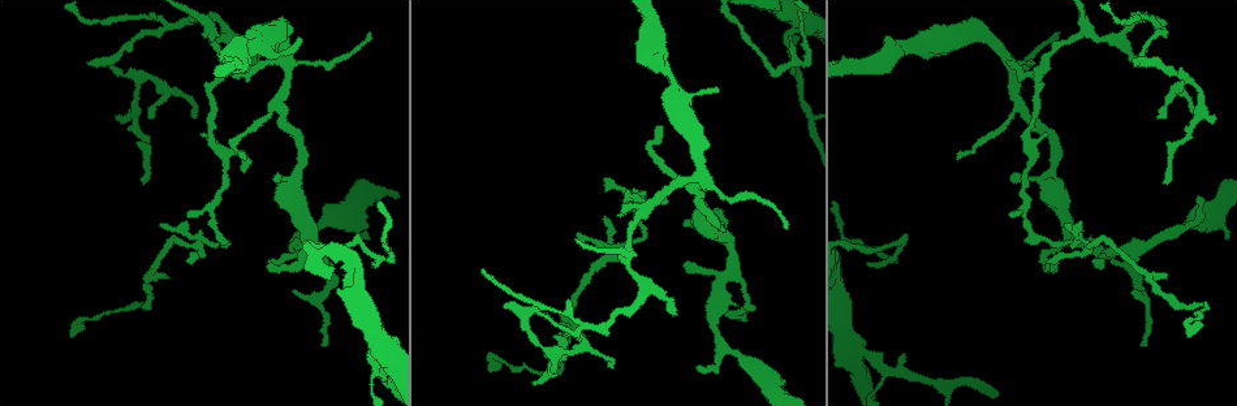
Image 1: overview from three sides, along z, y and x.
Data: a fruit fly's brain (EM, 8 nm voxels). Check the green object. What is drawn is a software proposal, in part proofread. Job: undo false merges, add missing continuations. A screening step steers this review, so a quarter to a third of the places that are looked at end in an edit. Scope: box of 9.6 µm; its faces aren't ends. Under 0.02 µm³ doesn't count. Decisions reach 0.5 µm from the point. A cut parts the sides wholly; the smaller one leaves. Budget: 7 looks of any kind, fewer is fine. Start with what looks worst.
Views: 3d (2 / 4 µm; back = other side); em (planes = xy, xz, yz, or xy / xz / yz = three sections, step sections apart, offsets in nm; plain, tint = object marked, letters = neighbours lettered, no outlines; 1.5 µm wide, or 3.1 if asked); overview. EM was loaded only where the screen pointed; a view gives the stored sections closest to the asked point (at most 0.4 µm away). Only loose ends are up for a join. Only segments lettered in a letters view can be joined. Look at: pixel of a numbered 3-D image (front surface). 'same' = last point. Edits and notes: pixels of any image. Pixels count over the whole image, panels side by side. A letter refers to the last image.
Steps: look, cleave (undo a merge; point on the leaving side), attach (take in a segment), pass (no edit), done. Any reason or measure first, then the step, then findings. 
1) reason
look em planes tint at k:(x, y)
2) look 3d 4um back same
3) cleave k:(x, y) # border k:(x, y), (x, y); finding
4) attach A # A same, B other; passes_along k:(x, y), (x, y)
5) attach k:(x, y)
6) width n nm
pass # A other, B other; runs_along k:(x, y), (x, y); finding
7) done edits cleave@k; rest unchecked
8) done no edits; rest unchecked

thin end
look em xy step 8 letters at 1:(1187, 334)

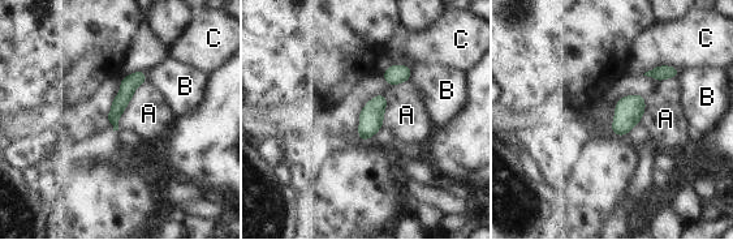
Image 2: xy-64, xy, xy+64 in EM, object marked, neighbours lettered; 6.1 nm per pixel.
longest_contact A 340 nm
pass # A other, B other, C other; runs_along 2:(142, 73), (126, 89), (115, 121); no lettered segment goes on from it

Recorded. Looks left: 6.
abrupt turn
look 3d 2um at 1:(644, 207)

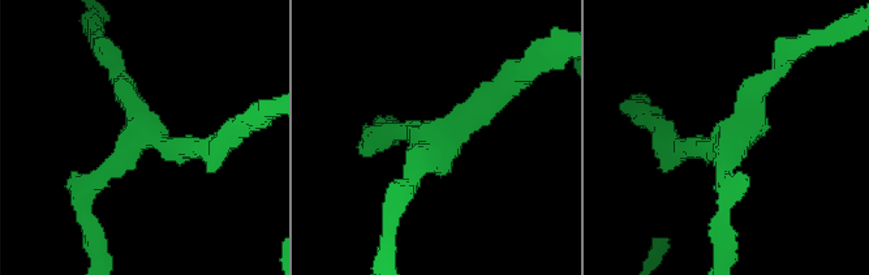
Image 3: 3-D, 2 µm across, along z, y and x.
shape alone is not enough
look em planes letters at 3:(140, 139)

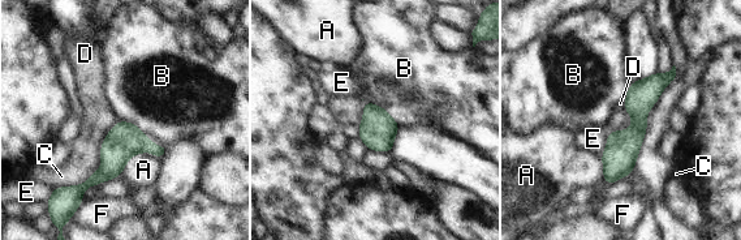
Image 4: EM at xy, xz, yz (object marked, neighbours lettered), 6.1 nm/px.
longest_contact B 340 nm
pass # A other, B other, C other, D other, E other, F other; runs_along 4:(655, 77), (607, 180); one neuron here

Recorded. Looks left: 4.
look 3d 2um back at 1:(717, 89)

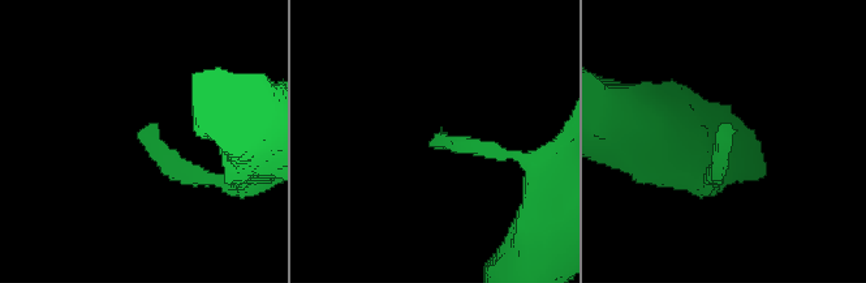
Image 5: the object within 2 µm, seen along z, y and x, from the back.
look em yz step 4 tint at 5:(446, 136)

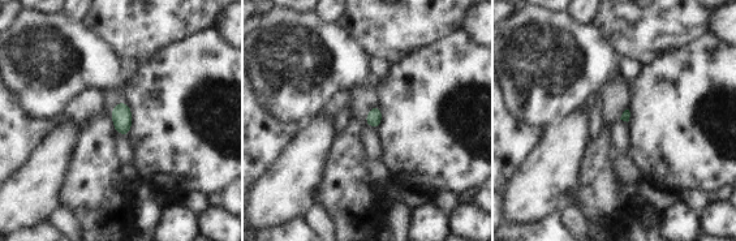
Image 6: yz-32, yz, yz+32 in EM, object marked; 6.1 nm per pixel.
cut it another way
look em planes letters same

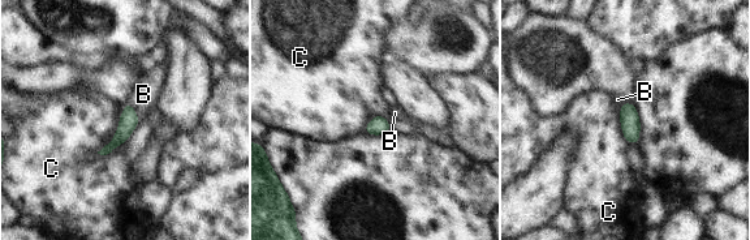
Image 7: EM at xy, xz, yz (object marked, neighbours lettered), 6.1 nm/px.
width 120 nm
attach B # B same, C other; the neuron continues

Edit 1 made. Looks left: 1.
done edits attach@7; rest unchecked

